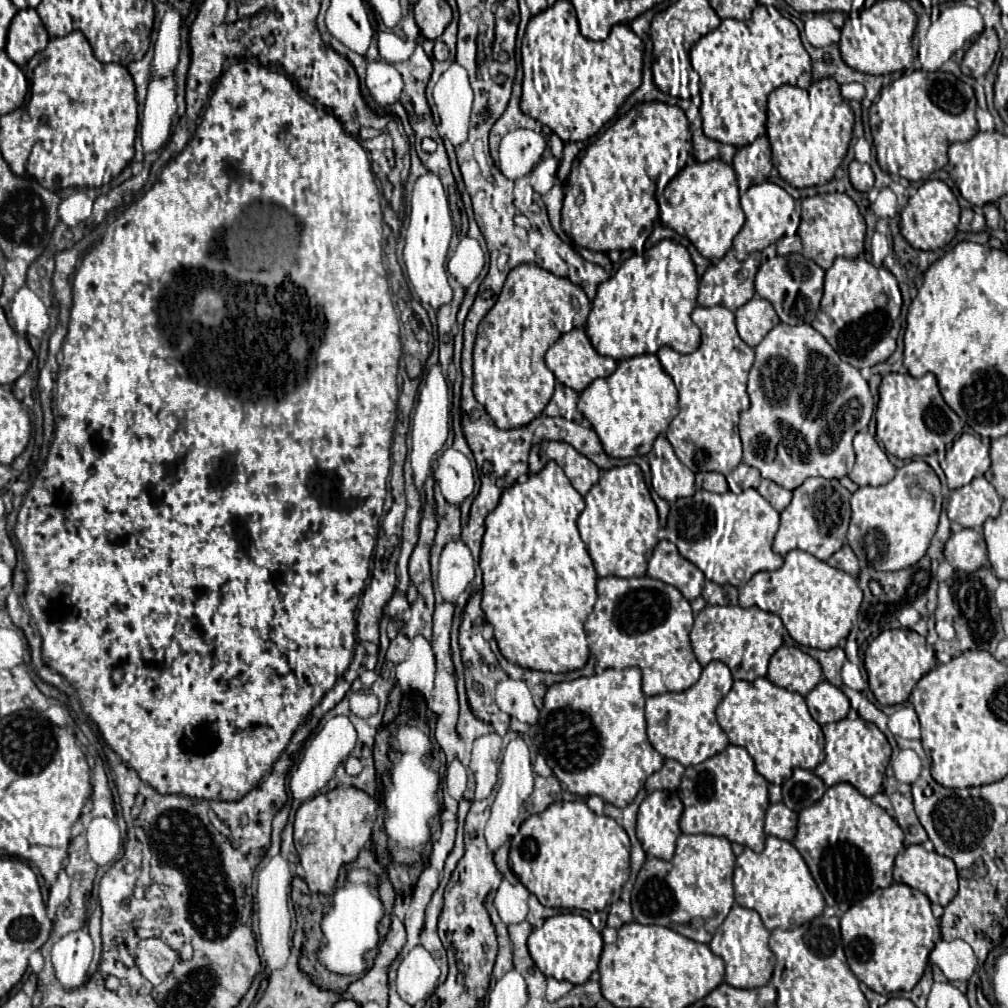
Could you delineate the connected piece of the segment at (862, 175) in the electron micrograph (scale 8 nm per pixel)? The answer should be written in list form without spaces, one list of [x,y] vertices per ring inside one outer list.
[[[852,160],[848,166],[848,176],[850,176],[852,186],[860,192],[870,192],[874,188],[874,174],[868,164]]]

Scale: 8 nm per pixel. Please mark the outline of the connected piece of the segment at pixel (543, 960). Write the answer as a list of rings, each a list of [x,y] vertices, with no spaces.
[[[558,914],[548,918],[540,928],[534,928],[528,938],[528,950],[534,964],[544,976],[556,980],[568,980],[572,984],[582,984],[598,968],[602,954],[602,934],[590,924],[588,918],[580,914]]]

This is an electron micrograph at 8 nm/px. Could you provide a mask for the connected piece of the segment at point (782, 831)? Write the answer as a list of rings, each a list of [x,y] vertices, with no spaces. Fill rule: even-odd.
[[[782,802],[770,804],[770,808],[766,810],[764,832],[768,836],[776,836],[780,840],[792,842],[796,836],[796,812],[786,808]]]

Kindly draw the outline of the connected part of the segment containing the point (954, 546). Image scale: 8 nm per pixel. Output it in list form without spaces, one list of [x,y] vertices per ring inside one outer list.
[[[962,528],[960,532],[954,532],[944,546],[944,556],[954,570],[974,572],[982,568],[988,560],[982,530]]]

